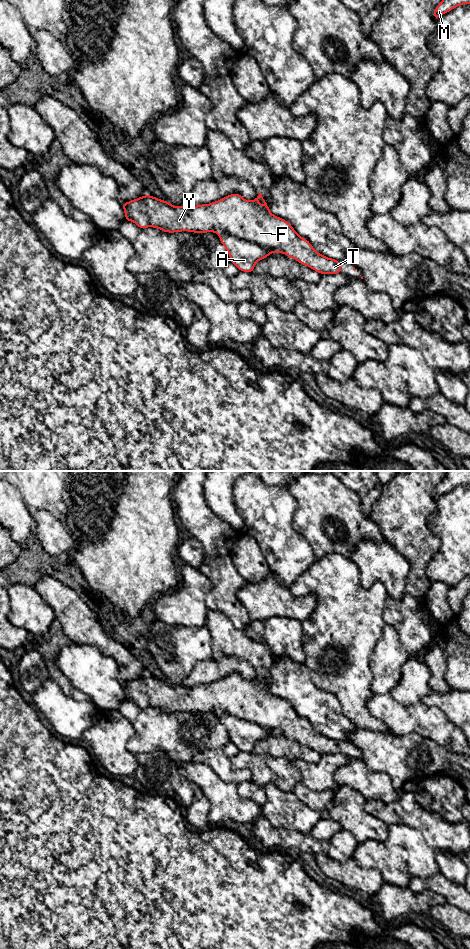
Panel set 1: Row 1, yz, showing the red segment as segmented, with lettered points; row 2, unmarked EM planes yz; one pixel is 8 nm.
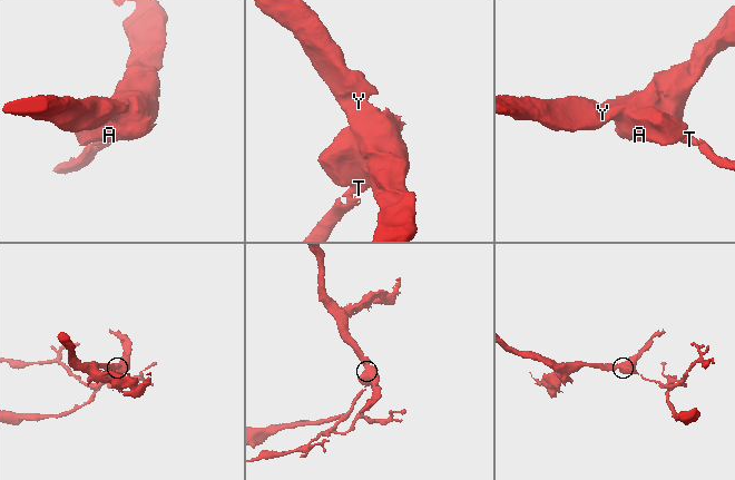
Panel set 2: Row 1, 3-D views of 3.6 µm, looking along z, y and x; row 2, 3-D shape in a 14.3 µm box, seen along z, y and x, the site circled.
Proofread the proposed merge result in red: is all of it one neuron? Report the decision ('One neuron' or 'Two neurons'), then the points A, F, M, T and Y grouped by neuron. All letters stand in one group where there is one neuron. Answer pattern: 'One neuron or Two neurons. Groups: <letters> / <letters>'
Two neurons. Groups: A / F M T Y

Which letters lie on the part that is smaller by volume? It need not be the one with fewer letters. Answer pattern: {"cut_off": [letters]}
{"cut_off": ["A"]}

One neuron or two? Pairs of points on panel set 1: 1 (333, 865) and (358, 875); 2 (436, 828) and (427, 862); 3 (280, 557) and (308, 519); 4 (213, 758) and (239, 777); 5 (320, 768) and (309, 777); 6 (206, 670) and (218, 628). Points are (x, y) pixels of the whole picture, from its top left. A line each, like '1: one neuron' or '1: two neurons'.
1: one neuron
2: two neurons
3: two neurons
4: one neuron
5: one neuron
6: two neurons

